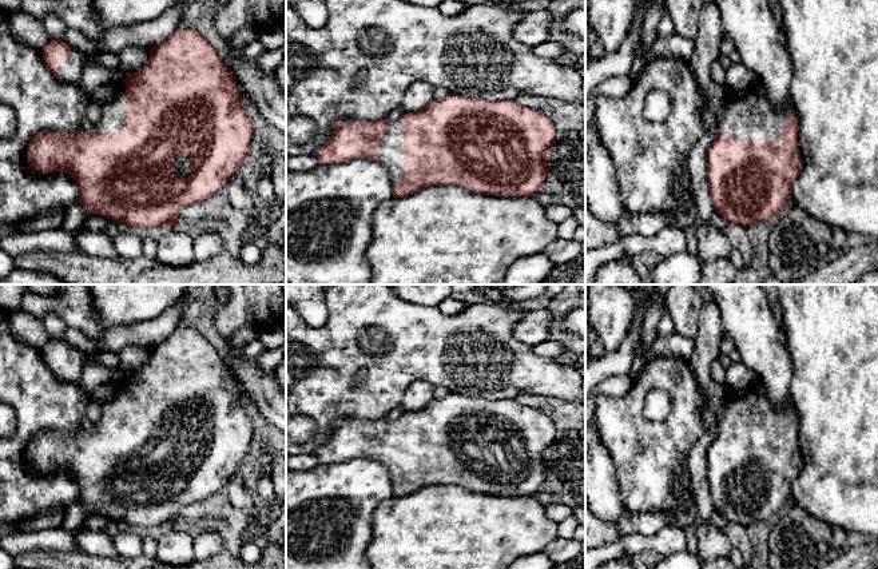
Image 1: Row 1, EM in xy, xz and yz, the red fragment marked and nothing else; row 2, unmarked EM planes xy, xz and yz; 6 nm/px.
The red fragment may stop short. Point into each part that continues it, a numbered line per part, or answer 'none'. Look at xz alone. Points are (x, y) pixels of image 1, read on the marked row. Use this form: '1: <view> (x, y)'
1: xz (392, 146)

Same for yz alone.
1: yz (750, 115)

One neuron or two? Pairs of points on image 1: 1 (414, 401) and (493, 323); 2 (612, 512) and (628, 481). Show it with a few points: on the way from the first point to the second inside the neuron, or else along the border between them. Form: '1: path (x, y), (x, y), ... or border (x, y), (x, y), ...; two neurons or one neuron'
1: border (433, 386), (425, 381), (413, 381), (402, 400); two neurons
2: border (614, 468), (619, 498), (624, 508); two neurons

